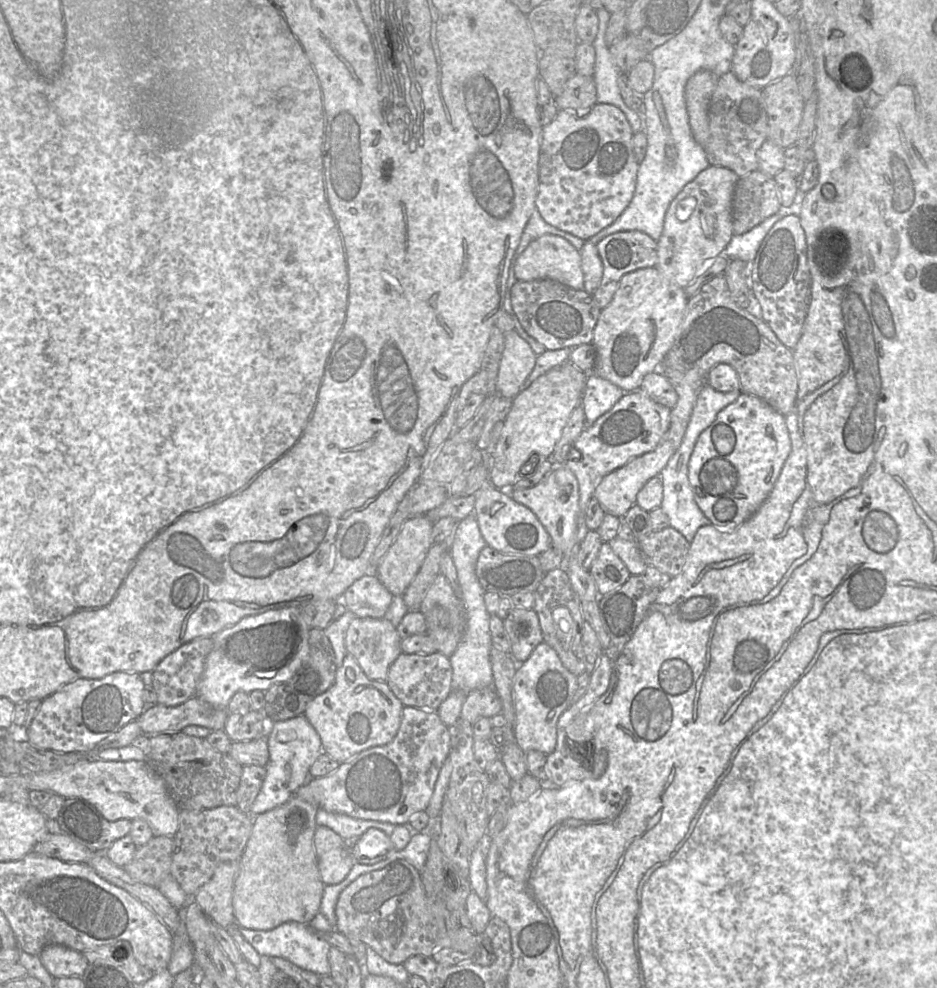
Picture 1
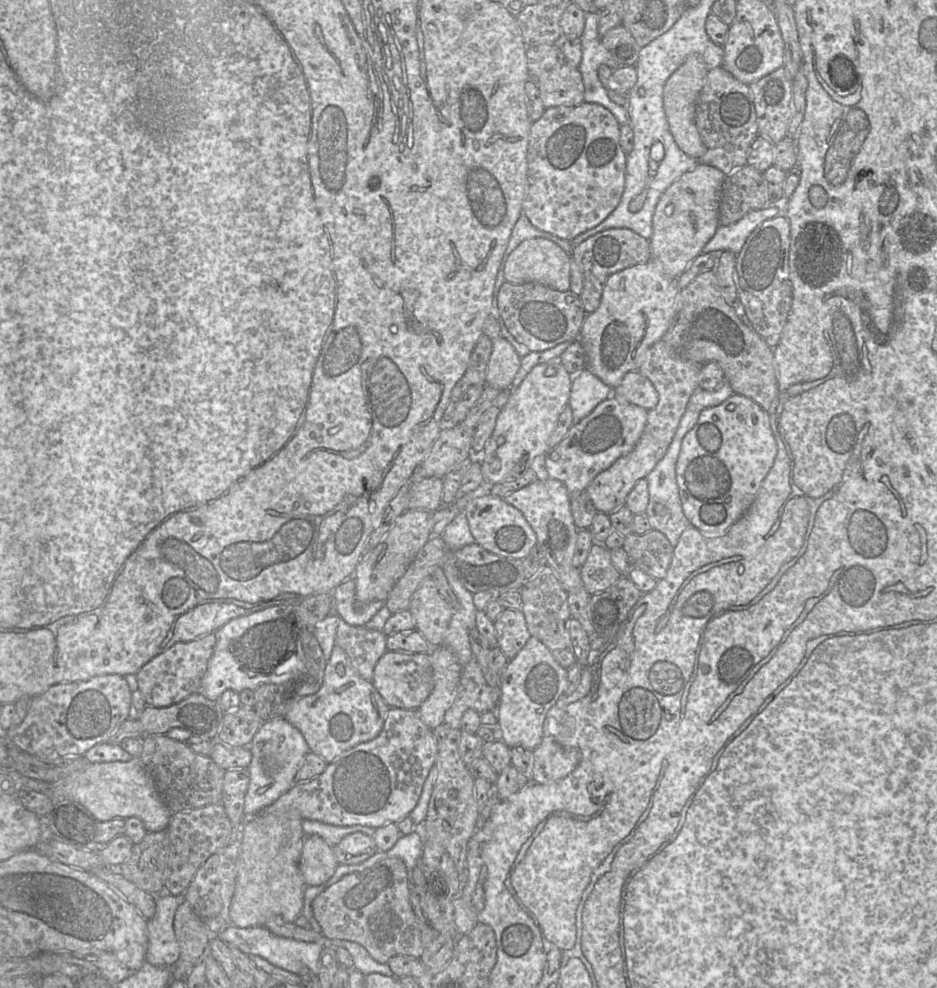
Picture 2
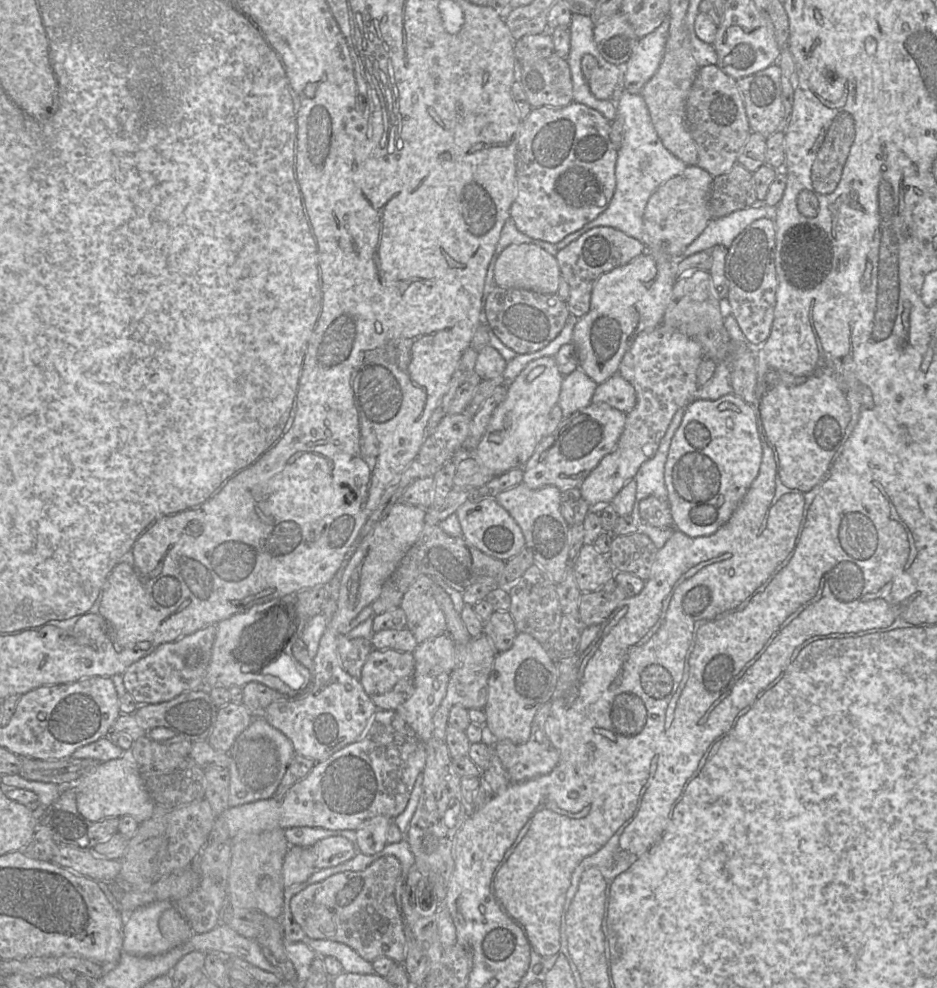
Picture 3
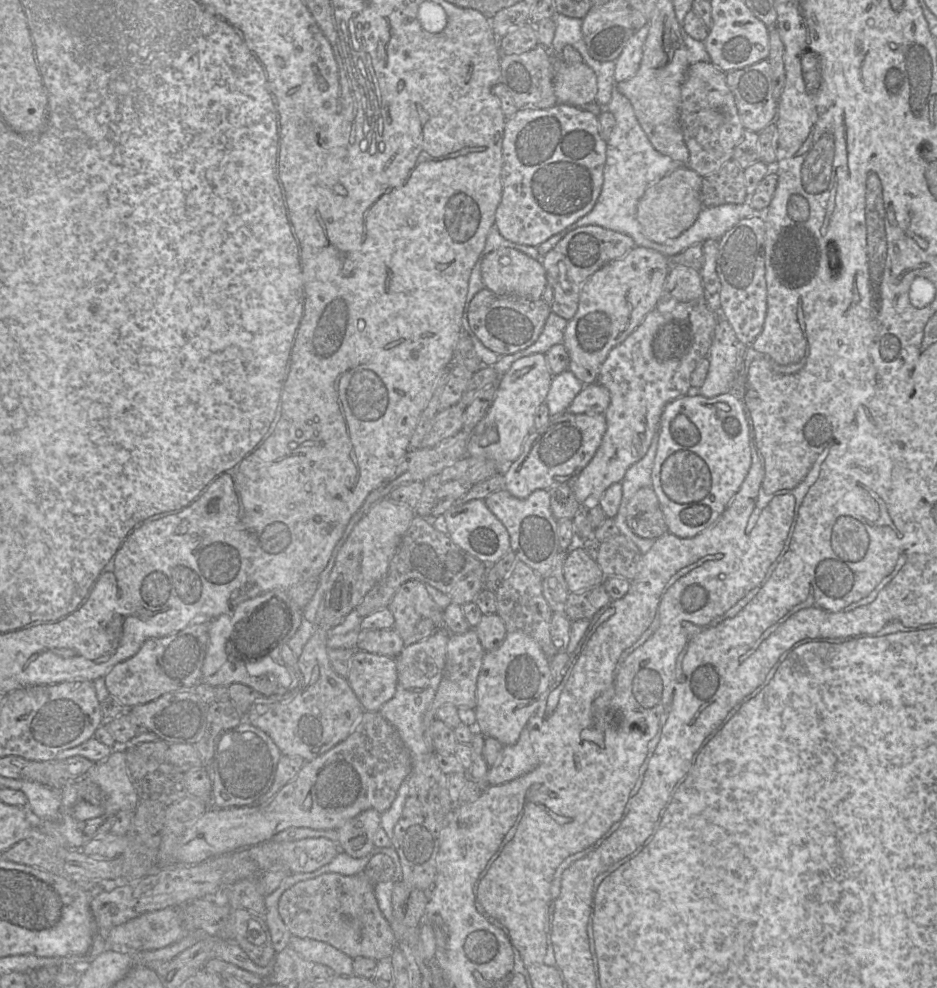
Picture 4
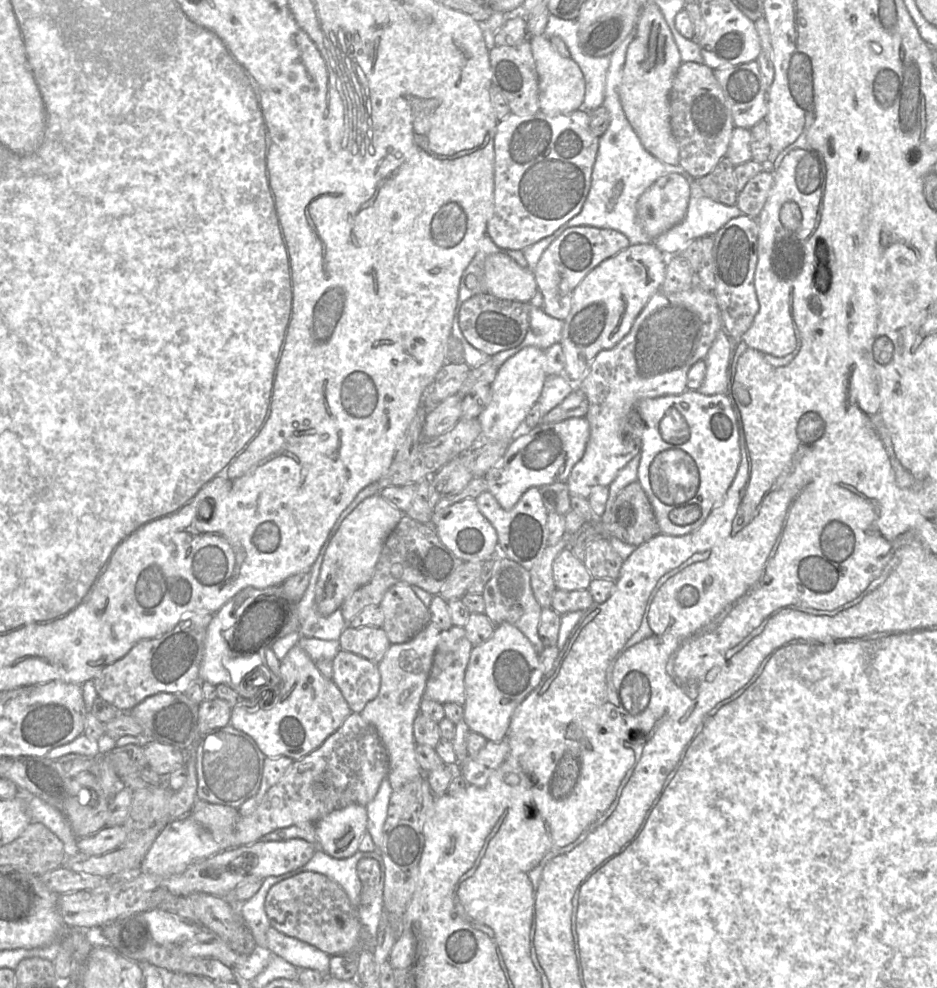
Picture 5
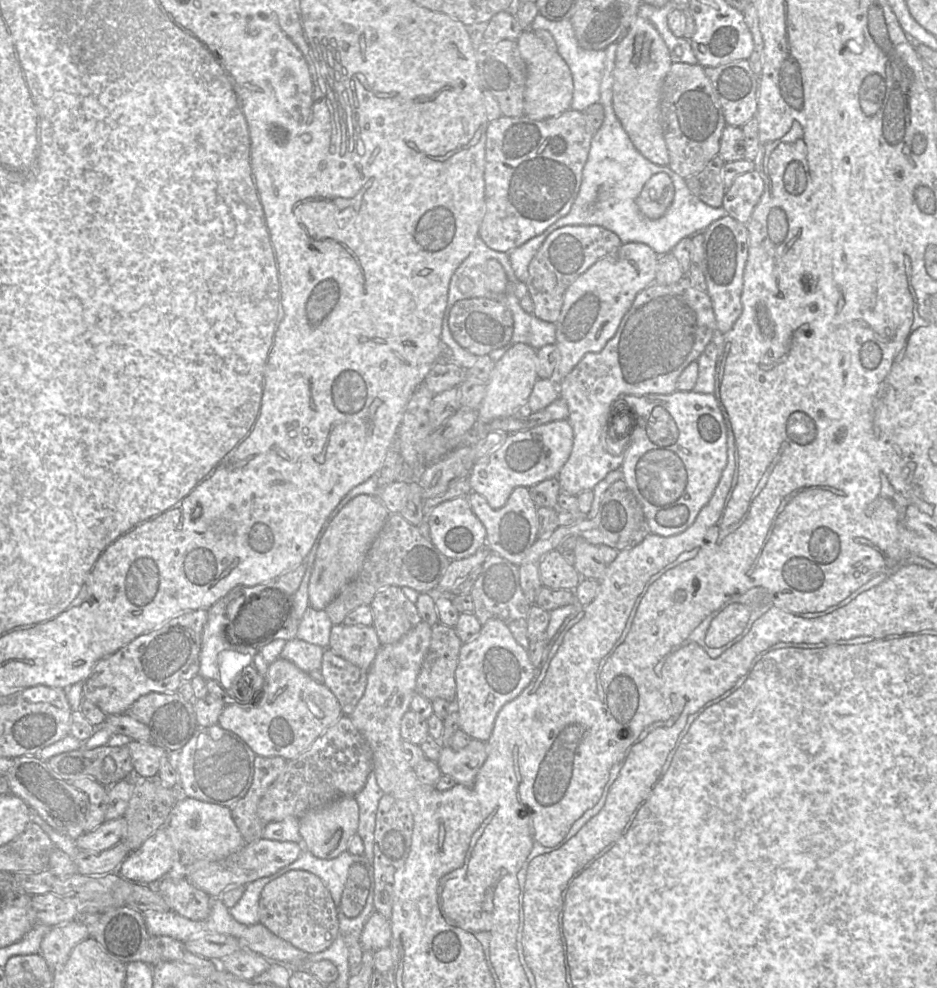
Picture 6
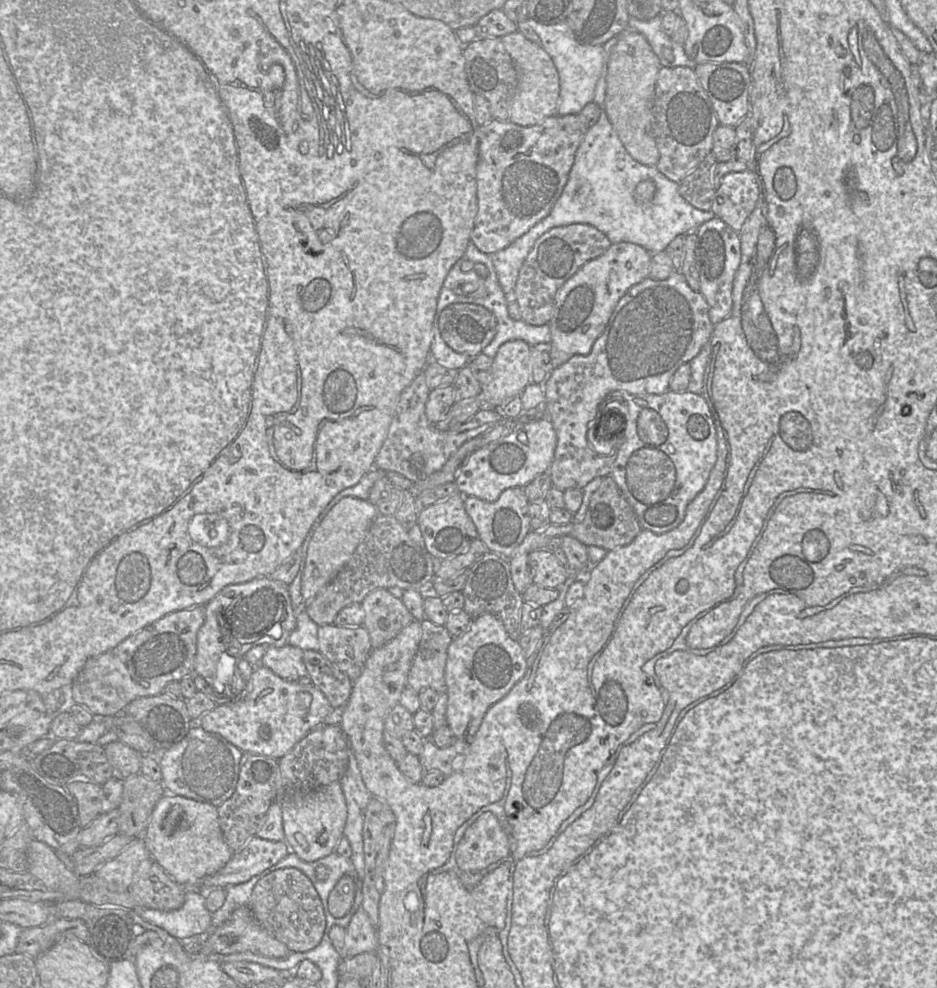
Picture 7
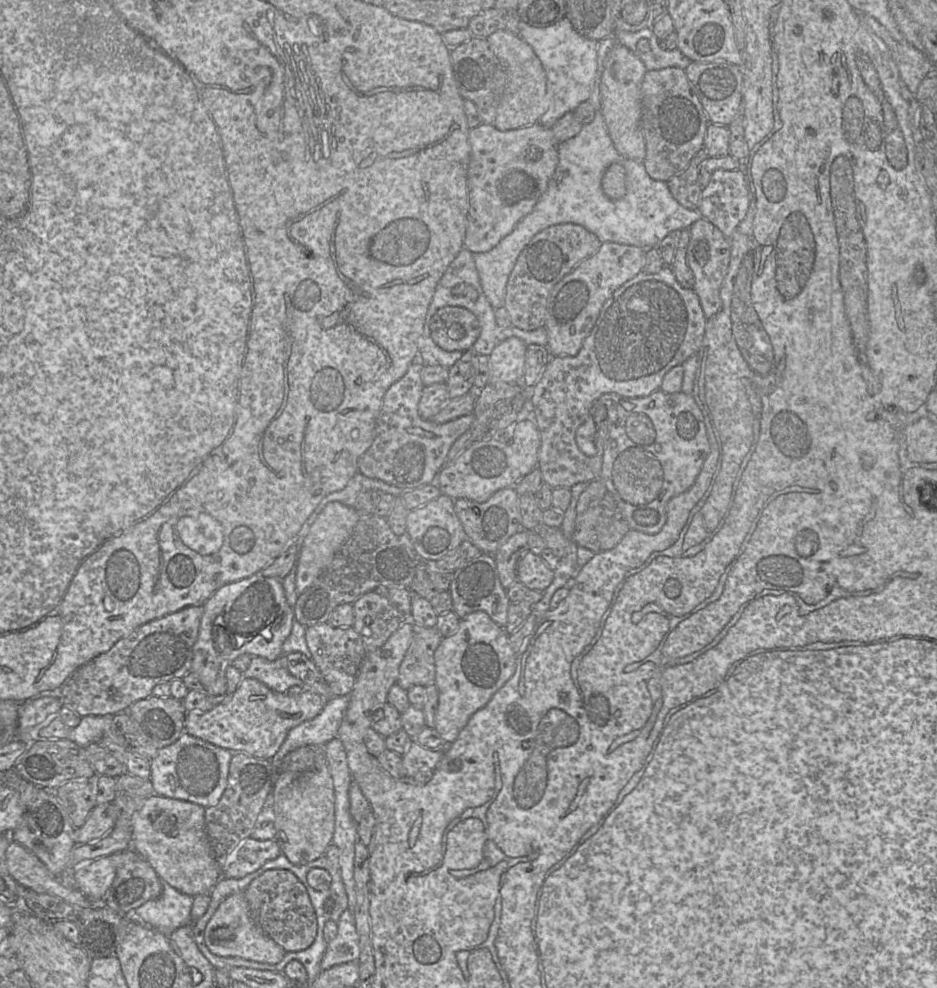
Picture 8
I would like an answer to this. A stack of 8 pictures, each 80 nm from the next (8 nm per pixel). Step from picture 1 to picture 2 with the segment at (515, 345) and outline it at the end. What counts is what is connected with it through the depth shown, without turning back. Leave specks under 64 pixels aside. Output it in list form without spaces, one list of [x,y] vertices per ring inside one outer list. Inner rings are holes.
[[[502,336],[494,338],[486,373],[487,384],[499,390],[509,389],[520,369],[521,359],[506,338]]]

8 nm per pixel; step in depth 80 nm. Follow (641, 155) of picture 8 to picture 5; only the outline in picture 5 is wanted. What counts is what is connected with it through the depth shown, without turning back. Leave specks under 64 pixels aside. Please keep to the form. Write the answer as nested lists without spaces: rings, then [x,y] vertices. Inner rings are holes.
[[[646,4],[642,7],[634,31],[635,37],[627,49],[623,74],[618,85],[620,102],[629,123],[643,147],[661,162],[669,165],[678,165],[679,148],[670,126],[669,94],[674,76],[682,64],[680,53],[671,29],[656,4]]]

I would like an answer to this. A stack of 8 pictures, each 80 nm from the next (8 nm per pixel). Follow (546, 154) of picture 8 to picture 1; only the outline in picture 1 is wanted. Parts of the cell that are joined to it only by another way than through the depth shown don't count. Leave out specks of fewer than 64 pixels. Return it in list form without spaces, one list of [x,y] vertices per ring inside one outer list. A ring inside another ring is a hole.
[[[597,103],[587,111],[559,110],[556,117],[542,128],[538,159],[538,191],[535,200],[535,210],[540,214],[541,218],[549,225],[583,240],[589,239],[612,224],[629,205],[635,191],[639,163],[633,153],[632,137],[633,131],[627,118],[619,108],[613,105]]]

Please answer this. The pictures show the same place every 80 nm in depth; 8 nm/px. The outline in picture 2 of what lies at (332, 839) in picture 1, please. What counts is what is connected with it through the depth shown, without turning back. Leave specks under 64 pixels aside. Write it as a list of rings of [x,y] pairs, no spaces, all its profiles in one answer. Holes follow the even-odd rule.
[[[316,835],[305,838],[299,869],[307,886],[326,883],[338,866],[333,847],[323,838]]]

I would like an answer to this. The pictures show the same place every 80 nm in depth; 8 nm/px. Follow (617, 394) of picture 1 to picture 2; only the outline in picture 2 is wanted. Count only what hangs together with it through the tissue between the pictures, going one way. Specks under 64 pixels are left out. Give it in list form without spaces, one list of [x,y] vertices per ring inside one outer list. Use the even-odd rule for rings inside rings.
[[[588,369],[573,375],[568,403],[572,409],[573,422],[579,422],[612,395],[613,388]]]

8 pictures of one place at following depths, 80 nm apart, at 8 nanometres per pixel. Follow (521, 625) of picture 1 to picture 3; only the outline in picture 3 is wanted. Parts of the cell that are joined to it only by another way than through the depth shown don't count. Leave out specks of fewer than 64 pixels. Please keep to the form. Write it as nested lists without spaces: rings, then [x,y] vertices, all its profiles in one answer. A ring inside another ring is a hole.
[[[494,611],[489,620],[484,622],[483,634],[491,640],[498,653],[509,650],[518,633],[508,611]]]

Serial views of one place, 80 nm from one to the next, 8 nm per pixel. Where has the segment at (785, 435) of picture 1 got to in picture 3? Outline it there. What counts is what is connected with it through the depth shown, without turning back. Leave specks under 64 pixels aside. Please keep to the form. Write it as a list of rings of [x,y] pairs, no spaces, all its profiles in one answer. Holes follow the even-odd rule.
[[[732,393],[717,400],[690,402],[685,407],[681,423],[672,438],[664,466],[667,501],[675,531],[689,537],[700,537],[712,535],[725,525],[758,476],[762,457],[757,415],[752,405]]]

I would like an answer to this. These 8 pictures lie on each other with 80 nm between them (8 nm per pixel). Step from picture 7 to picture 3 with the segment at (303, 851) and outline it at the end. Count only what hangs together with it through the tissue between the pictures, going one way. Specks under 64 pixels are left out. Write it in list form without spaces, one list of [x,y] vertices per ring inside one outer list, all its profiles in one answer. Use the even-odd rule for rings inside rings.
[[[375,816],[363,822],[355,830],[354,844],[358,854],[374,855],[383,850],[387,843],[387,833],[391,819]]]

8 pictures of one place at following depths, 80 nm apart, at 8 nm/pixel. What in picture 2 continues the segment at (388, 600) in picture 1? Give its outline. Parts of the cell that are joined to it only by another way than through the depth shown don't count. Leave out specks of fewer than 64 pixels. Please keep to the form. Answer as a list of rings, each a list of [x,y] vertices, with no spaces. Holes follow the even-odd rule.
[[[348,578],[337,586],[331,596],[334,613],[351,626],[364,626],[384,606],[382,600],[357,605],[356,585],[353,578]]]

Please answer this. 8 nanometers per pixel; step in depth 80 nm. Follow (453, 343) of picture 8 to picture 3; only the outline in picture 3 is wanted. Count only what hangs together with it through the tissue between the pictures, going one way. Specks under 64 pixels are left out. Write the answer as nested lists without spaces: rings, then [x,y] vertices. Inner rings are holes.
[[[493,264],[485,285],[483,322],[505,346],[517,354],[532,353],[546,347],[566,325],[571,314],[566,302],[557,294],[542,294],[528,289],[495,287]]]

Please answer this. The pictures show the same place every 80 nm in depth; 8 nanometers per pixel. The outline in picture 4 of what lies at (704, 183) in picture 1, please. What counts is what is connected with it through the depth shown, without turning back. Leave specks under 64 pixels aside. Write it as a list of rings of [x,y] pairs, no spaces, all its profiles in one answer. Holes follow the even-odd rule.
[[[680,166],[649,187],[637,206],[636,217],[647,237],[656,244],[677,238],[696,221],[703,209],[700,191],[703,178],[687,166]]]

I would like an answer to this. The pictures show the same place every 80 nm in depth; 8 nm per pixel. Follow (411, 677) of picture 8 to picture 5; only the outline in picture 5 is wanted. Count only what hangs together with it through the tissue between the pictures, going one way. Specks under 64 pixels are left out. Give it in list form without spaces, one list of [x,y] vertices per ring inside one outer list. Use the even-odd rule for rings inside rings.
[[[453,626],[448,630],[440,632],[432,668],[423,694],[424,699],[440,704],[453,703],[464,705],[466,700],[465,672],[473,647],[466,636],[464,627]]]

